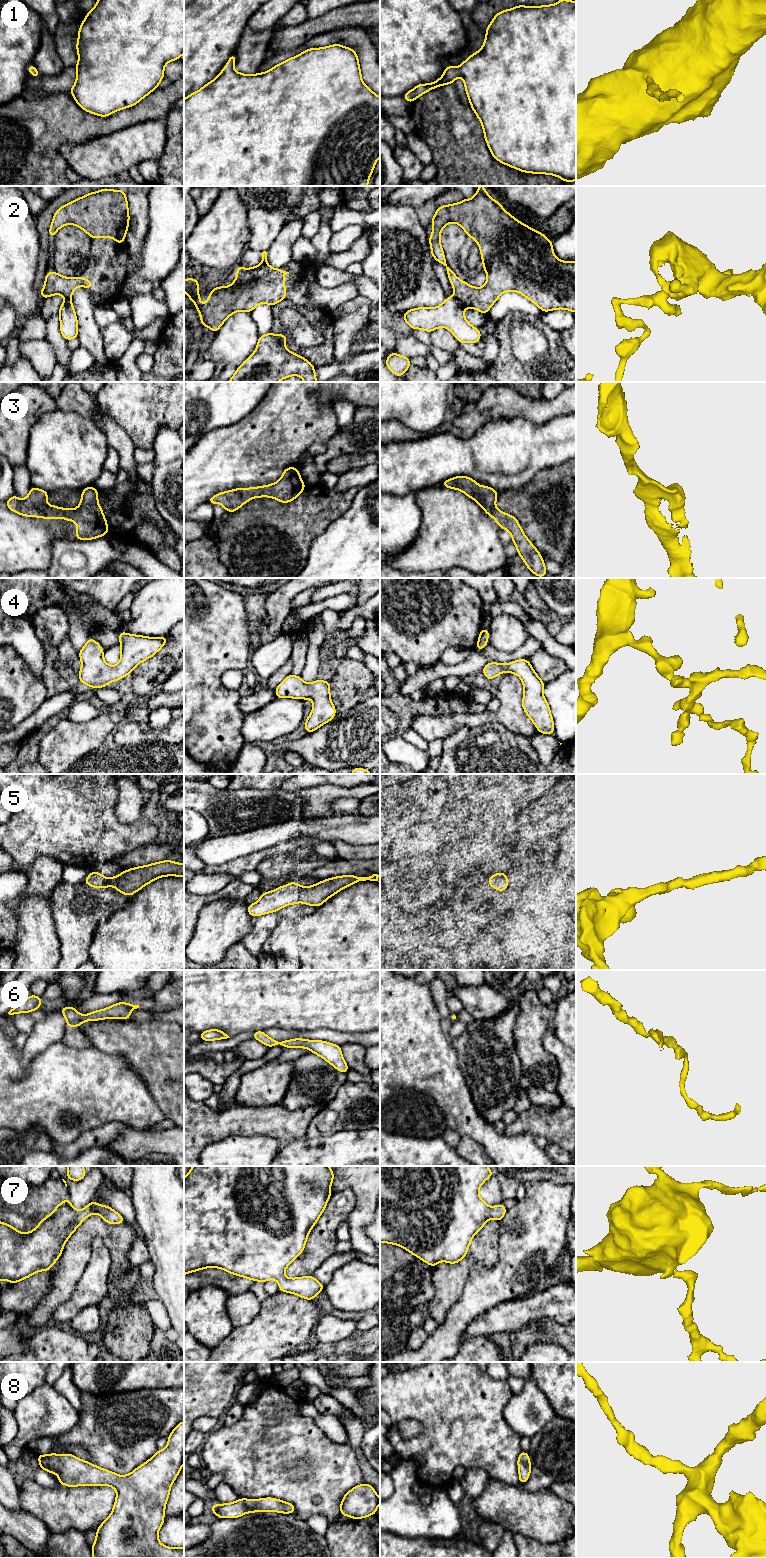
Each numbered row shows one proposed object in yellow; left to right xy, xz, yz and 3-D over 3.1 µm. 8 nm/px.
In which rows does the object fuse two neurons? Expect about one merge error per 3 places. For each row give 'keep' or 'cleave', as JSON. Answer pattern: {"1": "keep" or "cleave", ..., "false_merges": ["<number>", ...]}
{"1": "keep", "2": "cleave", "3": "keep", "4": "keep", "5": "keep", "6": "keep", "7": "keep", "8": "keep", "false_merges": ["2"]}

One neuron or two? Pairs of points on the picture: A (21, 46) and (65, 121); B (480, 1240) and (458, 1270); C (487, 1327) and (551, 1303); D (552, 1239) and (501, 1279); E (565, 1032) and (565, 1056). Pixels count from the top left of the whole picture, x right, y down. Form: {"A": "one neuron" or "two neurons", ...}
{"A": "two neurons", "B": "one neuron", "C": "one neuron", "D": "one neuron", "E": "two neurons"}

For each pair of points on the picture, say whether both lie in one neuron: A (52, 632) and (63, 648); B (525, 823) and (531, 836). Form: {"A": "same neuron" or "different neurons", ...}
{"A": "different neurons", "B": "same neuron"}

